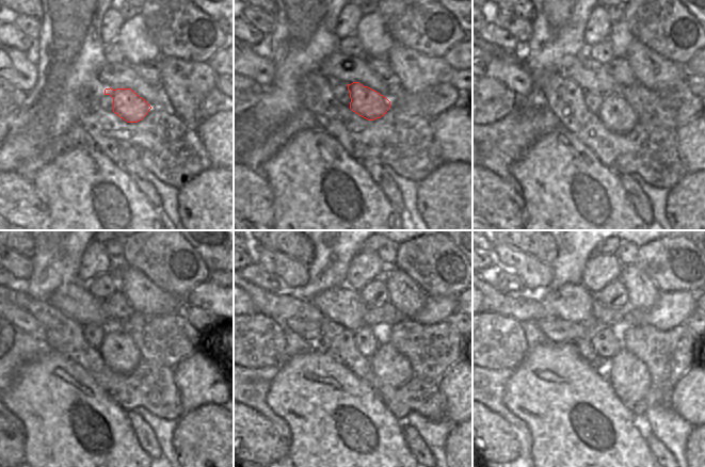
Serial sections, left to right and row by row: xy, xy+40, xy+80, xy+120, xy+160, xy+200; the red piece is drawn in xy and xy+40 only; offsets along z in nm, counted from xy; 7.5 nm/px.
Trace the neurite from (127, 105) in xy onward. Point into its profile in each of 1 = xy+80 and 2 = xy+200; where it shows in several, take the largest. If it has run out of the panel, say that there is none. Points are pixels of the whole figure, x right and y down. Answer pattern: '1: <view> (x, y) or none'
1: xy+80 (606, 100)
2: xy+200 (630, 380)

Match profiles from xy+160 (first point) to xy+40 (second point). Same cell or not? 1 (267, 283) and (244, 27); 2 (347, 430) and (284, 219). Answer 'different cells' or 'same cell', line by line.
1: same cell
2: same cell

